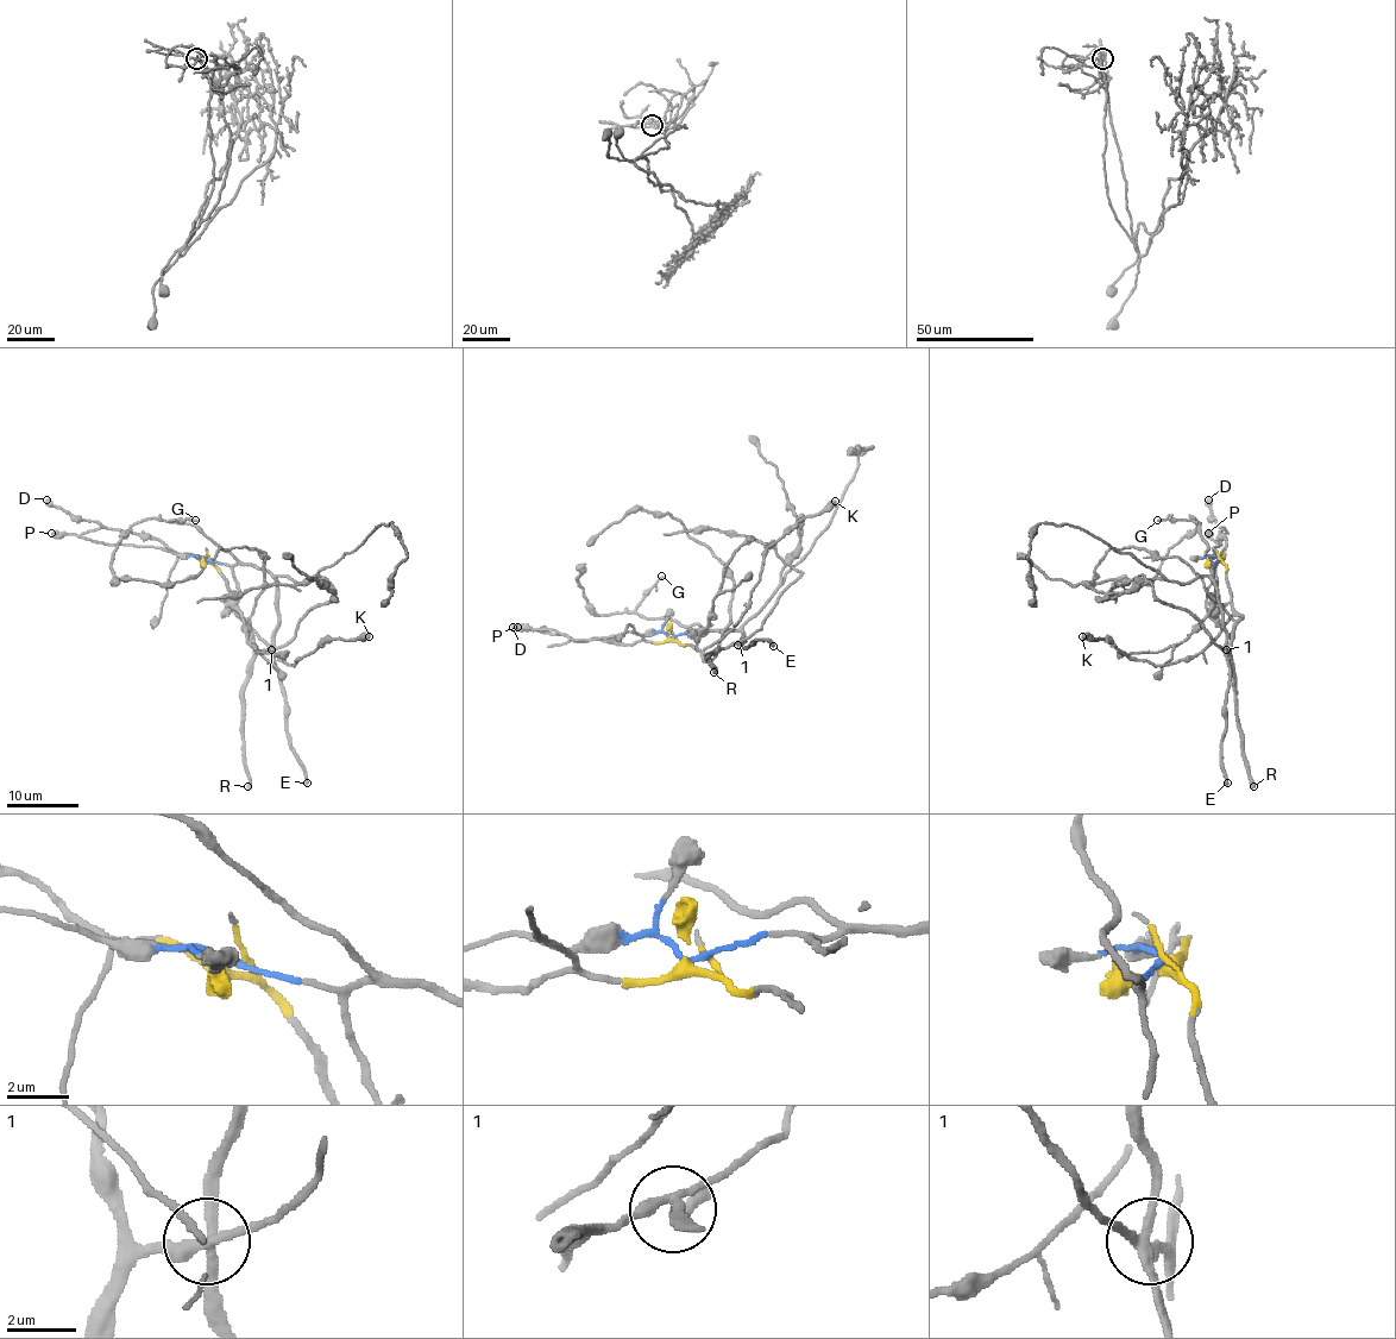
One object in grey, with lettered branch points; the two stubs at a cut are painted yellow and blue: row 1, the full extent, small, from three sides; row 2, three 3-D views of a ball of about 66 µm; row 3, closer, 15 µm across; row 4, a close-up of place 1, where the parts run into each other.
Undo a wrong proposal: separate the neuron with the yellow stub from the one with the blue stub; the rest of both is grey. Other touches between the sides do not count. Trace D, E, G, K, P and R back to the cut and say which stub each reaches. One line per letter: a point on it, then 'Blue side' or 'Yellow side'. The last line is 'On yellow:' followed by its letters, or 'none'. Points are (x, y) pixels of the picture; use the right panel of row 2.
D: Place: (1208, 500). Yellow side
E: Place: (1227, 783). Blue side
G: Place: (1157, 520). Blue side
K: Place: (1082, 636). Yellow side
P: Place: (1208, 533). Blue side
R: Place: (1253, 786). Yellow side
On yellow: D, K, R

